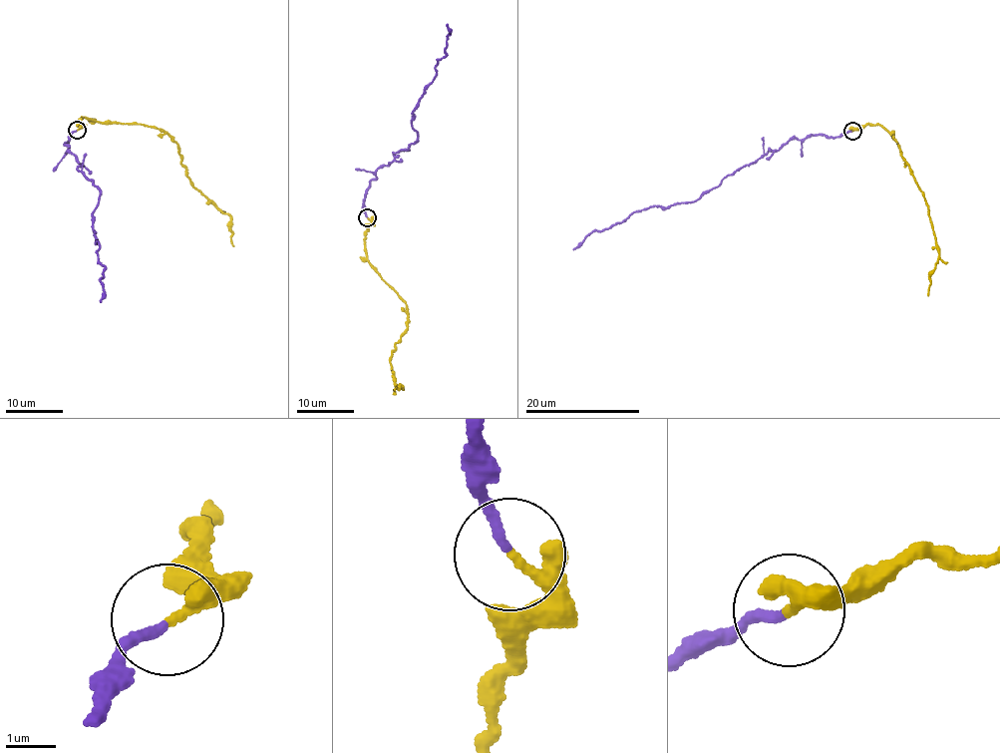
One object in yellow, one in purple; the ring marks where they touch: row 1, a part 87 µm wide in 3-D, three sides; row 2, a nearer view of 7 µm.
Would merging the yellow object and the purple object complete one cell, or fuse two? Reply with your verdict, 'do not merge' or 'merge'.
do not merge

